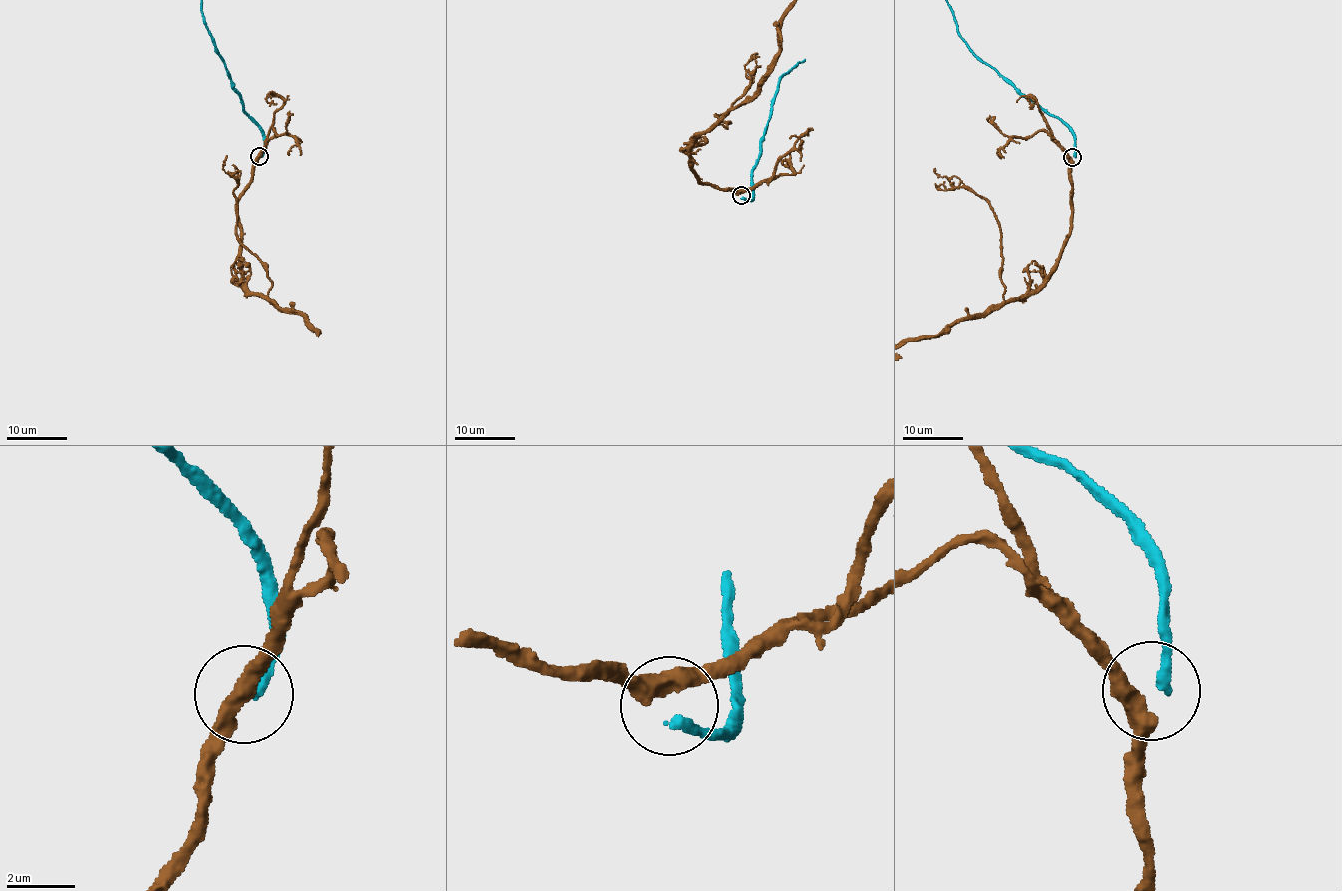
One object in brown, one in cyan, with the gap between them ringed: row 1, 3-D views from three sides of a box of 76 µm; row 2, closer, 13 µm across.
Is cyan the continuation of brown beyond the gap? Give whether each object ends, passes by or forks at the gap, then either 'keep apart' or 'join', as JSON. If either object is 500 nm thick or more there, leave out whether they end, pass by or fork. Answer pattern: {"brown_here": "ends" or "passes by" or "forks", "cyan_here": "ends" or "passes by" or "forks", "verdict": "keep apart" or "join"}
{"brown_here": "passes by", "cyan_here": "ends", "verdict": "join"}

